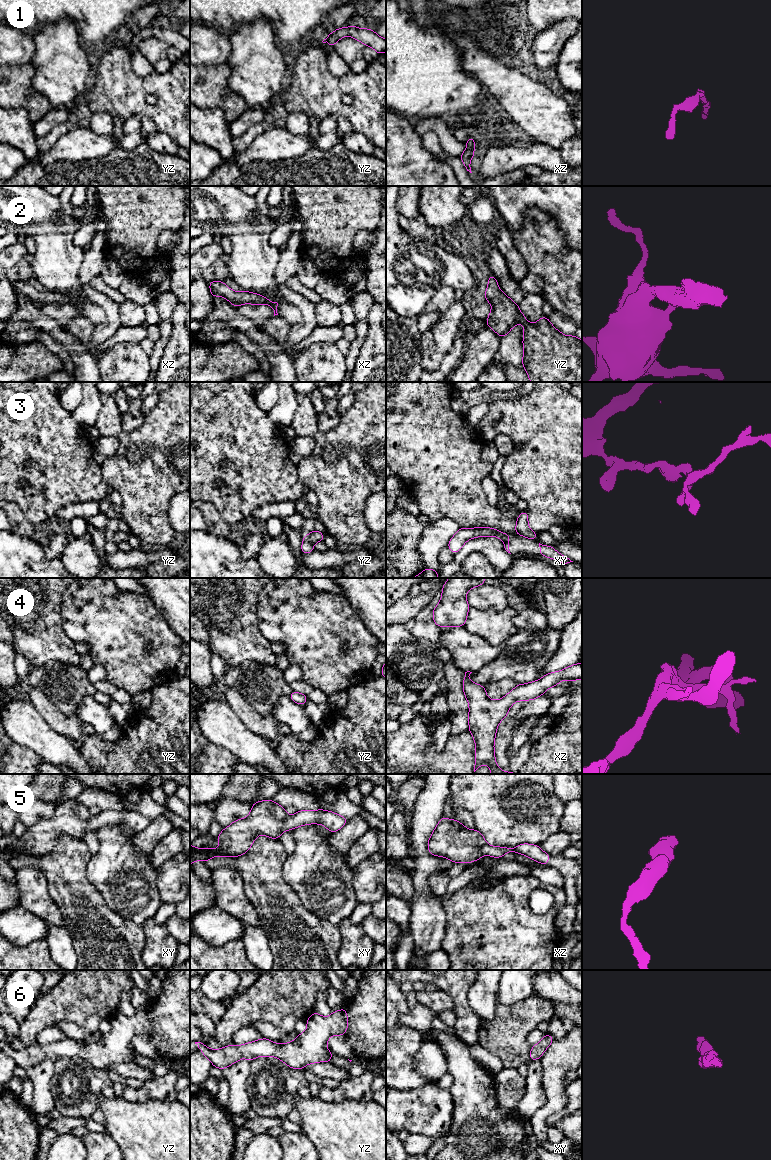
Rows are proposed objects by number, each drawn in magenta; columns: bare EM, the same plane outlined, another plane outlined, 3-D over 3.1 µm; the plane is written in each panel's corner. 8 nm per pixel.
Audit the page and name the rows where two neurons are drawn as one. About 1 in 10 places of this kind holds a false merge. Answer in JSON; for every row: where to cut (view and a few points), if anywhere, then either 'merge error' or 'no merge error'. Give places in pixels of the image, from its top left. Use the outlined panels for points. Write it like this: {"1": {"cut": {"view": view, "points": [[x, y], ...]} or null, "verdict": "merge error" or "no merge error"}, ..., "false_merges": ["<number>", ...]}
{"1": {"cut": null, "verdict": "no merge error"}, "2": {"cut": null, "verdict": "no merge error"}, "3": {"cut": {"view": "yz", "points": [[308, 535], [308, 540], [312, 544]]}, "verdict": "merge error"}, "4": {"cut": null, "verdict": "no merge error"}, "5": {"cut": null, "verdict": "no merge error"}, "6": {"cut": null, "verdict": "no merge error"}, "false_merges": ["3"]}

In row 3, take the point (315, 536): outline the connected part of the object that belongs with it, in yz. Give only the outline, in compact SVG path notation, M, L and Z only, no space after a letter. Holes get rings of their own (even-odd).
M315 529L309 534L309 541L312 544L319 541L323 541L323 539L324 539L324 534Z

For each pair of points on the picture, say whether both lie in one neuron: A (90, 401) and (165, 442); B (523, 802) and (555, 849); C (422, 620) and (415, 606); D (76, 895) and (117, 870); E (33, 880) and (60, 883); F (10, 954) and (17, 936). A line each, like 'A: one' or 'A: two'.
A: two
B: two
C: two
D: two
E: two
F: two

